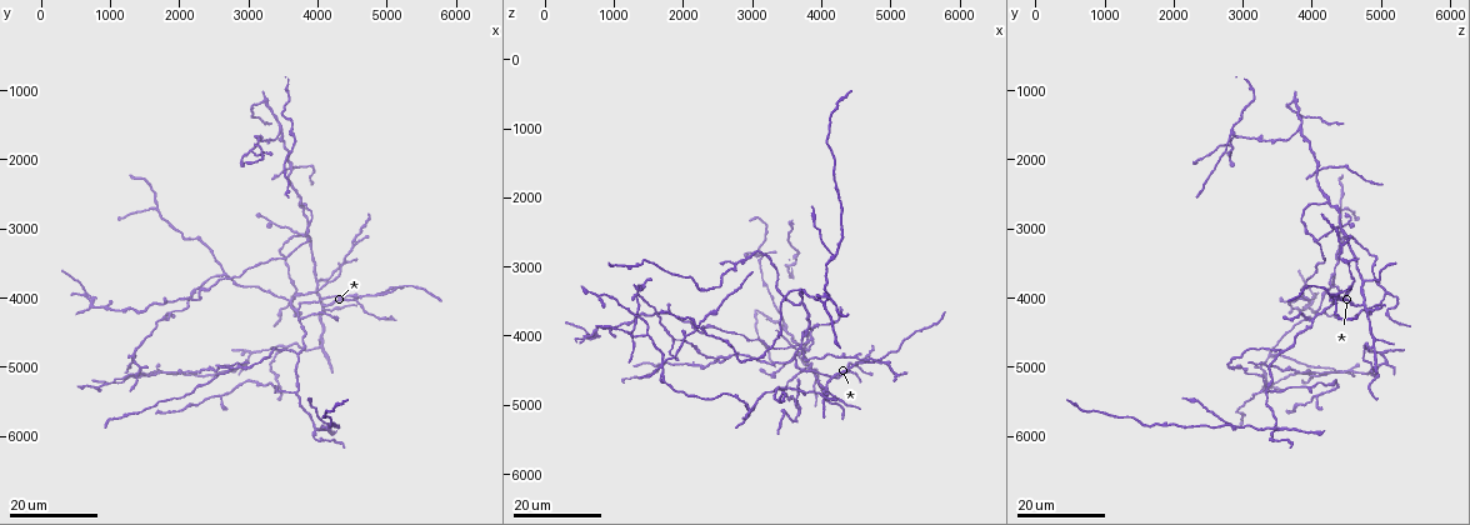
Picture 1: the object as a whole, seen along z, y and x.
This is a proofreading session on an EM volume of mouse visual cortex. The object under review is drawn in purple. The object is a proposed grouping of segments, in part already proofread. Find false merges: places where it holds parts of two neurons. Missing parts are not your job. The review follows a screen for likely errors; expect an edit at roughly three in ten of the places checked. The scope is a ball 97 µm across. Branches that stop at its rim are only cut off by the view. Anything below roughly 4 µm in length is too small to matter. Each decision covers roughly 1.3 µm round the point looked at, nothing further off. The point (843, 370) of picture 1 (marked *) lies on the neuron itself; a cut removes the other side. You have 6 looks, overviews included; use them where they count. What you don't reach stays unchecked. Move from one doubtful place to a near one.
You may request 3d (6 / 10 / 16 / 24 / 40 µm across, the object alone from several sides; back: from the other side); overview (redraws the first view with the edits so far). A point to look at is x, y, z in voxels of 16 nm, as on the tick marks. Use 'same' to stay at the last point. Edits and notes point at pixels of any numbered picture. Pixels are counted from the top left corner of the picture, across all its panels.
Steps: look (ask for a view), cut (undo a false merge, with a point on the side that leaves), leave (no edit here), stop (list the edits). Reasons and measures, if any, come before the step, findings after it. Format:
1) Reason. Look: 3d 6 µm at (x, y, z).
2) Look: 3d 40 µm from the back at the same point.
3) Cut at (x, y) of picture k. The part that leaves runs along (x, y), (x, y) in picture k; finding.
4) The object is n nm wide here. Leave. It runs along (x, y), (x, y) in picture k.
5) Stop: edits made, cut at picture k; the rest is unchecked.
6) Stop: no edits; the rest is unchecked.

Branch point. Look: 3d 24 µm at (3700, 4200, 4150).

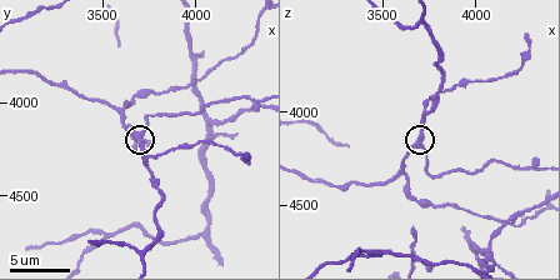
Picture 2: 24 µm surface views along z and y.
Zoom in. Look: 3d 10 µm at (3700, 4180, 4160).

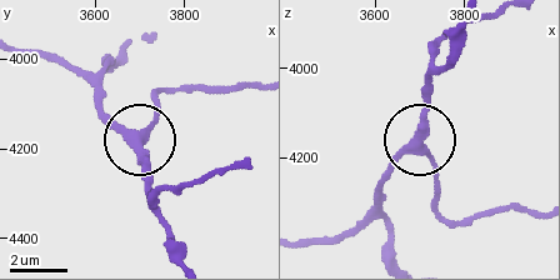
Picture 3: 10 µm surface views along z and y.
3 arms meet here. Leave. It runs along (258, 84), (160, 91), (155, 123), (136, 136), (95, 100) in picture 3; continuous, no second neuron.

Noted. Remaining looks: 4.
A fork. Look: 3d 16 µm at (3050, 4750, 5000).

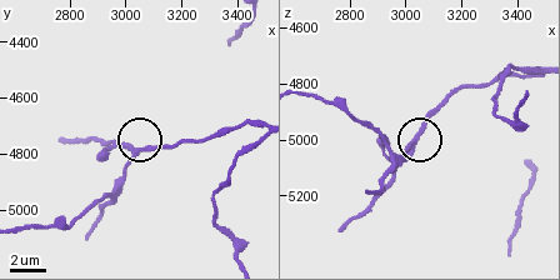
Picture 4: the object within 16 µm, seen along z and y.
Look: 3d 10 µm at (3020, 4800, 5010).

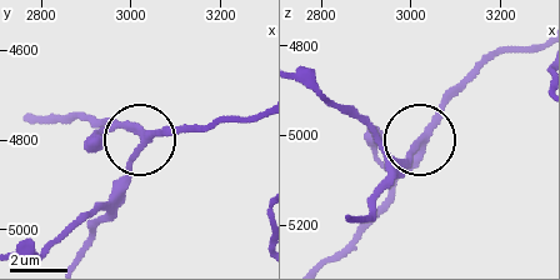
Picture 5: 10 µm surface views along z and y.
3 arms meet here. Leave. It runs along (254, 114), (140, 136), (115, 121), (91, 121) in picture 5; continuous, no second neuron.

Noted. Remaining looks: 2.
Look: 3d 6 µm at (3500, 4740, 4760).

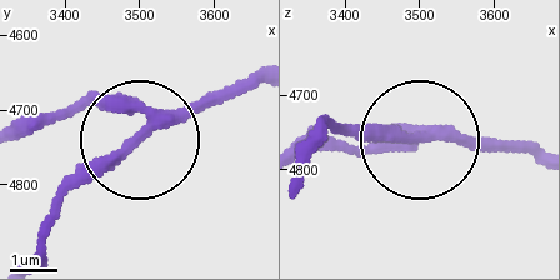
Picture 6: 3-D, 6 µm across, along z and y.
Look: 3d 6 µm from the back at (3505, 4730, 4755).

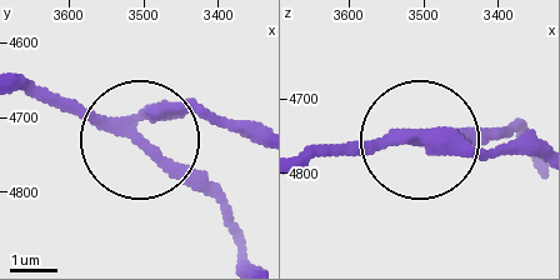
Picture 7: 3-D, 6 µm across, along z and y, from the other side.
Leave. It runs along (304, 159), (515, 131) in picture 7; all the same neuron.

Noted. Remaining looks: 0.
Stop: no edits; the rest is unchecked.

